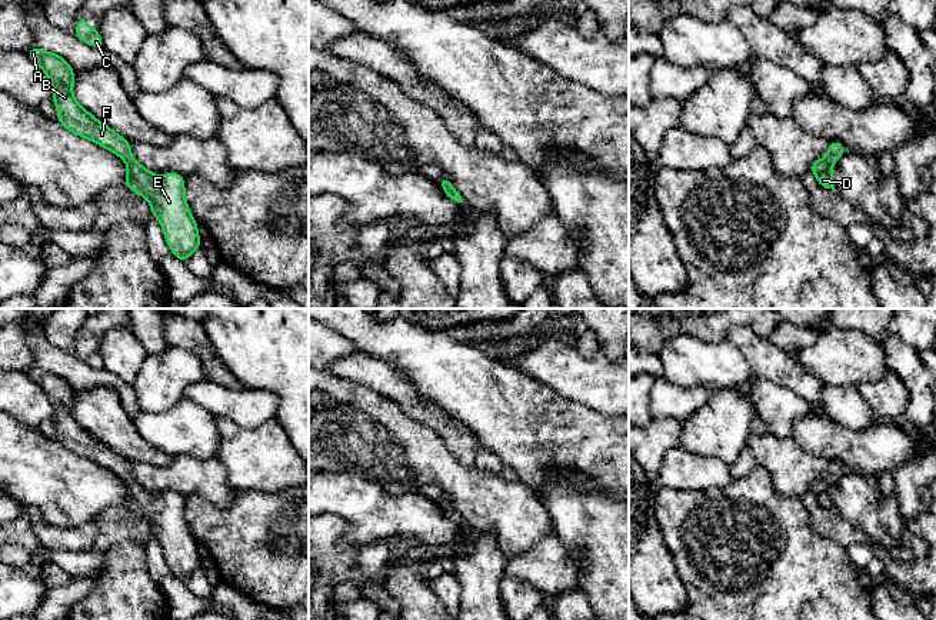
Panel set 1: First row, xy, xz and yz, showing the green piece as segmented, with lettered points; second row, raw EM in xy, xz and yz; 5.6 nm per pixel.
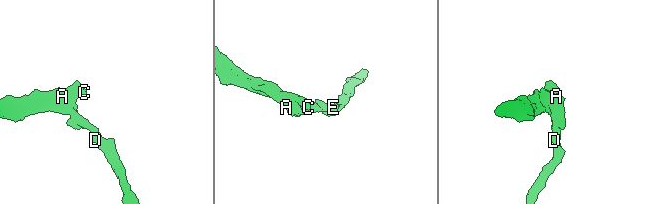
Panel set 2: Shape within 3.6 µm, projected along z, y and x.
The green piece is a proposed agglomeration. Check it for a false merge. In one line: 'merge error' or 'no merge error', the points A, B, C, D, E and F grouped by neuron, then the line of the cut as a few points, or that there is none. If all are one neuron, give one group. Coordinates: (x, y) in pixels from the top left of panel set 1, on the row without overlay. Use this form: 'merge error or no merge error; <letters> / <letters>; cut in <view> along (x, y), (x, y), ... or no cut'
no merge error; A B C D E F; no cut

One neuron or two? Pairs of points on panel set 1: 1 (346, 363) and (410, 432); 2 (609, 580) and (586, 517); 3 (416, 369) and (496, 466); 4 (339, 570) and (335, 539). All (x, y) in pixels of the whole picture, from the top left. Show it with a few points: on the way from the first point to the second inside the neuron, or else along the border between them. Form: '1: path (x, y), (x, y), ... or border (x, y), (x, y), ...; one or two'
1: border (337, 374), (360, 382), (397, 404); two
2: path (609, 564), (609, 542), (600, 533); one
3: border (480, 444), (505, 464); two
4: path (335, 563), (335, 546); one

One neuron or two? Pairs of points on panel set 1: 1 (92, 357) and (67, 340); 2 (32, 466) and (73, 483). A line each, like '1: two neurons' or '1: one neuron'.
1: two neurons
2: one neuron

